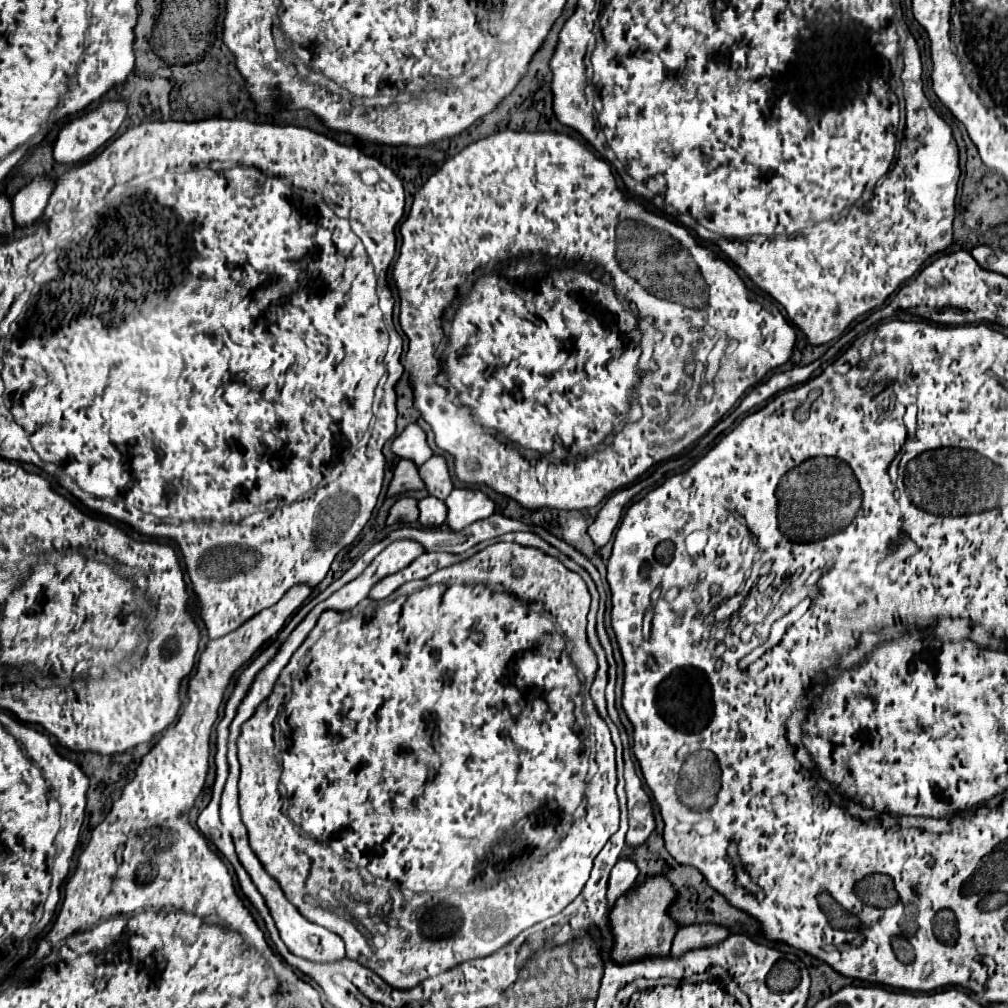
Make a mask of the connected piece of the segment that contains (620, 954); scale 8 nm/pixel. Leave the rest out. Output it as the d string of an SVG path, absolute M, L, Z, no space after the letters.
M657 875L653 879L647 879L637 891L627 893L619 905L609 915L611 933L613 933L613 949L611 959L615 963L633 963L647 957L667 957L671 941L677 933L675 923L671 921L667 909L675 901L675 889L673 885L663 877Z

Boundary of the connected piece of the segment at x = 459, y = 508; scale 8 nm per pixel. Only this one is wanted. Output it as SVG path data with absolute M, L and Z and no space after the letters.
M453 489L445 499L447 525L453 531L461 531L467 525L485 519L493 513L495 503L479 489Z

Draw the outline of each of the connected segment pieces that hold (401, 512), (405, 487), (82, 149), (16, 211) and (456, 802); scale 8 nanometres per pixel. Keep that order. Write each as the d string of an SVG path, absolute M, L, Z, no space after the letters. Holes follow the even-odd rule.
M401 497L387 515L387 525L395 525L395 523L415 523L419 517L419 509L417 509L417 499L413 497Z
M401 459L393 471L393 481L389 485L387 497L395 497L395 495L405 493L405 491L419 491L423 487L425 485L417 473L417 465L413 461Z
M103 101L99 107L91 109L89 113L73 119L59 131L59 137L57 137L55 149L53 149L53 159L61 165L77 165L85 159L89 159L105 141L109 141L117 133L119 125L125 119L125 113L127 113L125 101Z
M35 177L13 199L13 221L17 227L33 225L47 207L53 183L49 177Z
M495 543L495 545L489 545L489 547L485 547L483 551L475 553L471 559L467 559L467 561L463 561L463 563L459 563L459 565L441 569L441 571L433 573L431 577L423 579L423 581L411 581L411 583L401 585L399 591L395 591L391 597L387 597L387 599L383 599L383 601L373 601L373 599L367 598L361 601L359 605L351 611L336 612L327 610L322 613L319 618L319 625L309 633L307 641L295 651L295 655L291 657L289 665L287 665L287 667L283 669L283 673L279 675L279 681L275 683L275 689L273 689L271 697L269 697L267 701L263 701L263 705L259 705L259 711L255 711L255 717L251 717L251 721L247 721L247 725L243 725L243 733L241 733L239 745L237 745L237 747L239 747L239 763L241 763L239 807L241 807L241 817L243 817L243 821L245 821L247 829L249 829L249 843L251 843L251 849L255 851L255 855L259 857L259 861L263 863L263 867L267 869L267 873L269 873L271 877L277 879L277 883L281 885L285 897L299 909L301 915L305 915L309 921L319 923L319 925L331 929L333 933L337 933L337 935L343 939L343 943L345 943L347 957L359 961L361 965L367 965L369 969L373 969L375 973L379 973L379 977L383 977L389 985L395 985L395 989L411 989L411 985L417 985L417 981L423 981L423 979L427 979L427 977L433 977L435 973L445 973L447 969L459 965L461 961L475 959L475 957L487 957L487 955L491 955L493 951L497 951L499 947L507 945L513 937L517 937L519 931L525 931L527 927L531 927L531 925L543 921L543 917L549 919L549 917L561 913L561 911L563 911L563 909L581 893L589 879L591 867L593 867L593 859L595 859L597 853L603 849L603 845L609 841L609 837L619 829L619 801L617 801L617 795L615 795L615 785L617 785L615 746L611 739L610 731L607 729L607 725L605 725L605 721L595 713L593 699L590 696L590 688L595 679L595 671L597 671L597 661L595 661L595 653L591 651L591 647L589 647L589 643L587 643L587 635L585 635L589 601L591 601L591 595L589 595L589 591L587 591L585 581L583 581L577 573L569 571L559 559L555 559L555 557L551 557L551 555L545 555L543 551L539 551L539 549L535 549L535 547L523 547L523 545L519 545L519 543ZM537 603L541 603L541 609L535 609L535 607L533 607L533 605L537 605ZM583 797L585 797L585 807L583 807L585 813L577 813L577 815L575 815L575 821L573 821L573 813L575 813L575 809L581 805ZM293 823L295 823L303 833L293 831L293 829L295 829ZM328 845L331 845L331 849L335 849L335 853L339 853L341 857L347 857L347 861L353 861L353 863L357 863L359 867L367 869L373 877L389 879L389 881L395 881L401 889L411 889L411 891L415 891L412 892L412 894L414 893L413 897L411 897L410 900L405 900L402 891L399 888L393 887L387 890L384 887L375 885L373 885L371 893L361 893L359 899L333 899L333 895L331 895L329 899L327 899L327 897L323 899L319 893L309 893L309 891L307 891L307 877L309 877L309 873L317 873L317 875L315 875L315 881L321 881L323 885L335 885L335 881L345 879L345 877L347 877L345 873L351 871L351 873L353 873L353 887L351 887L351 883L347 883L345 889L339 891L339 893L355 893L355 891L359 891L359 883L364 883L357 869L348 870L343 866L343 863L338 863L338 856L333 853ZM479 865L506 865L504 869L504 871L506 871L505 877L503 877L503 879L501 878L502 871L495 866L488 866L480 874L478 870ZM301 893L303 893L305 899L299 897ZM368 903L377 903L377 911L380 911L381 904L384 904L382 909L386 909L386 911L379 914L373 912ZM395 909L397 909L399 913L403 913L403 923L400 923L400 925L403 925L403 933L399 933L399 941L395 939L395 945L393 945L393 943L387 943L387 945L385 945L385 933L389 931L389 927L387 927L387 921L382 919L391 917L391 913L395 913ZM375 933L383 935L383 943L381 943L381 945L375 945L375 941L373 941L373 935L375 935ZM381 947L387 947L387 959L385 959L385 963L379 963L379 953L375 953L375 951L381 949Z

